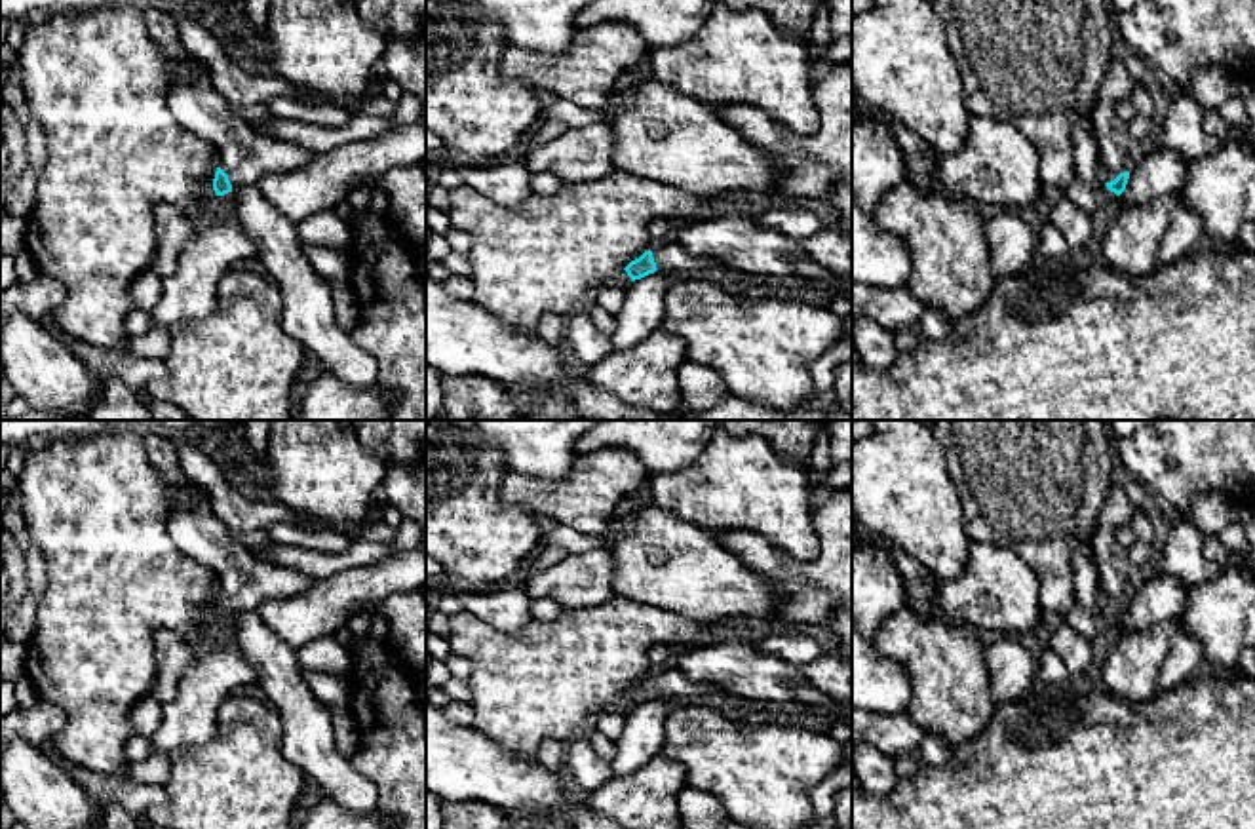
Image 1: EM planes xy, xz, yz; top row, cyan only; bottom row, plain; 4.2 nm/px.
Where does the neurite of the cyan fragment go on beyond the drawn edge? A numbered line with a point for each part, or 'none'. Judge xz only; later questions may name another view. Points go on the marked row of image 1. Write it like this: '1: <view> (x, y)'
1: xz (668, 255)

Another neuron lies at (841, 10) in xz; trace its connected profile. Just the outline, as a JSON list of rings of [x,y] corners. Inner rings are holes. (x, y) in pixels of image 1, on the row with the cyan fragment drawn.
[[[831,0],[829,29],[835,38],[852,36],[852,0]]]

